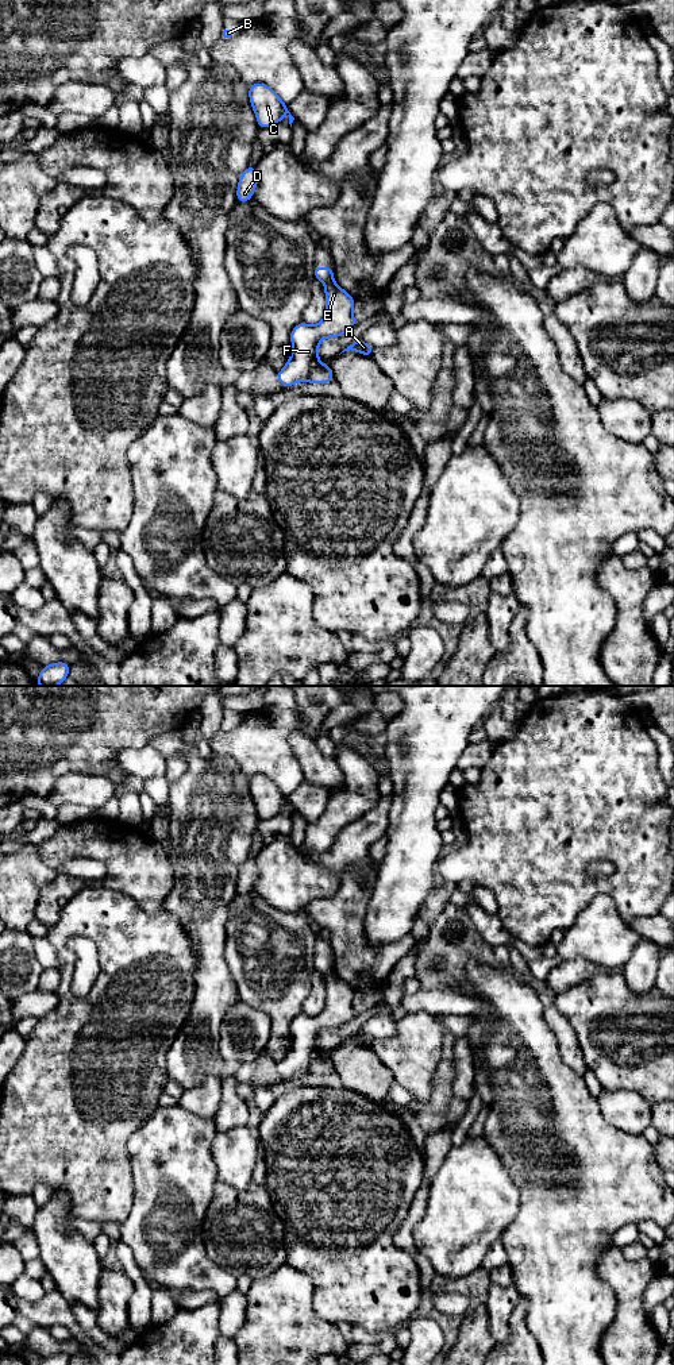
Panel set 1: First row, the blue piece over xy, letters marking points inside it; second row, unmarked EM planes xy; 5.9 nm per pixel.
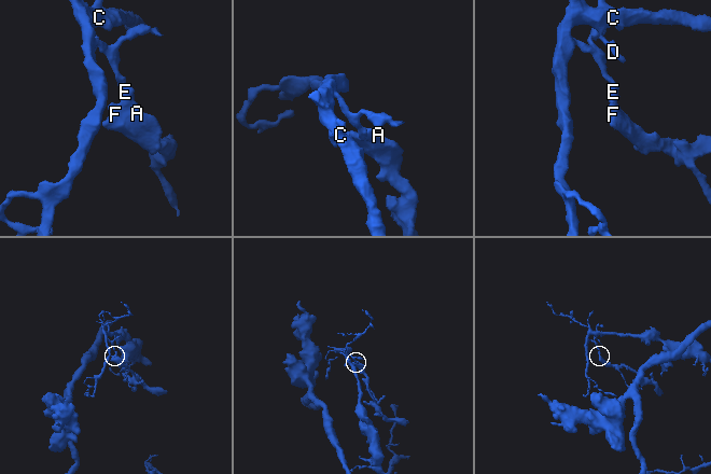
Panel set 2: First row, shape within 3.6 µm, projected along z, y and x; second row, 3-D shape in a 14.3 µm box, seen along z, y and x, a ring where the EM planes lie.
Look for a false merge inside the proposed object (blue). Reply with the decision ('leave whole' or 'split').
split

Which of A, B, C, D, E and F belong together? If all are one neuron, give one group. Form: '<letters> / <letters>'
A E F / B C D

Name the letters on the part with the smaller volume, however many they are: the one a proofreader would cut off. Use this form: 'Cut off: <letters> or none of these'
Cut off: A, E, F

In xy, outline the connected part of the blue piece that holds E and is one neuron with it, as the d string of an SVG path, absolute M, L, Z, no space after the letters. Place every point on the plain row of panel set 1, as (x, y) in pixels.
M335 972L324 975L326 983L326 1006L316 1017L300 1013L290 1022L293 1037L292 1046L277 1064L281 1077L294 1077L299 1072L308 1075L334 1073L331 1056L323 1056L319 1052L319 1036L327 1029L339 1029L357 1017L353 1000L355 991Z

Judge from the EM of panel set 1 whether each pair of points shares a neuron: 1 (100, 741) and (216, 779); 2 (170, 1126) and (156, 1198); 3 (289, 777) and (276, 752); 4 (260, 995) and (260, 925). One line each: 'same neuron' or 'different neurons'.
1: different neurons
2: same neuron
3: same neuron
4: same neuron

